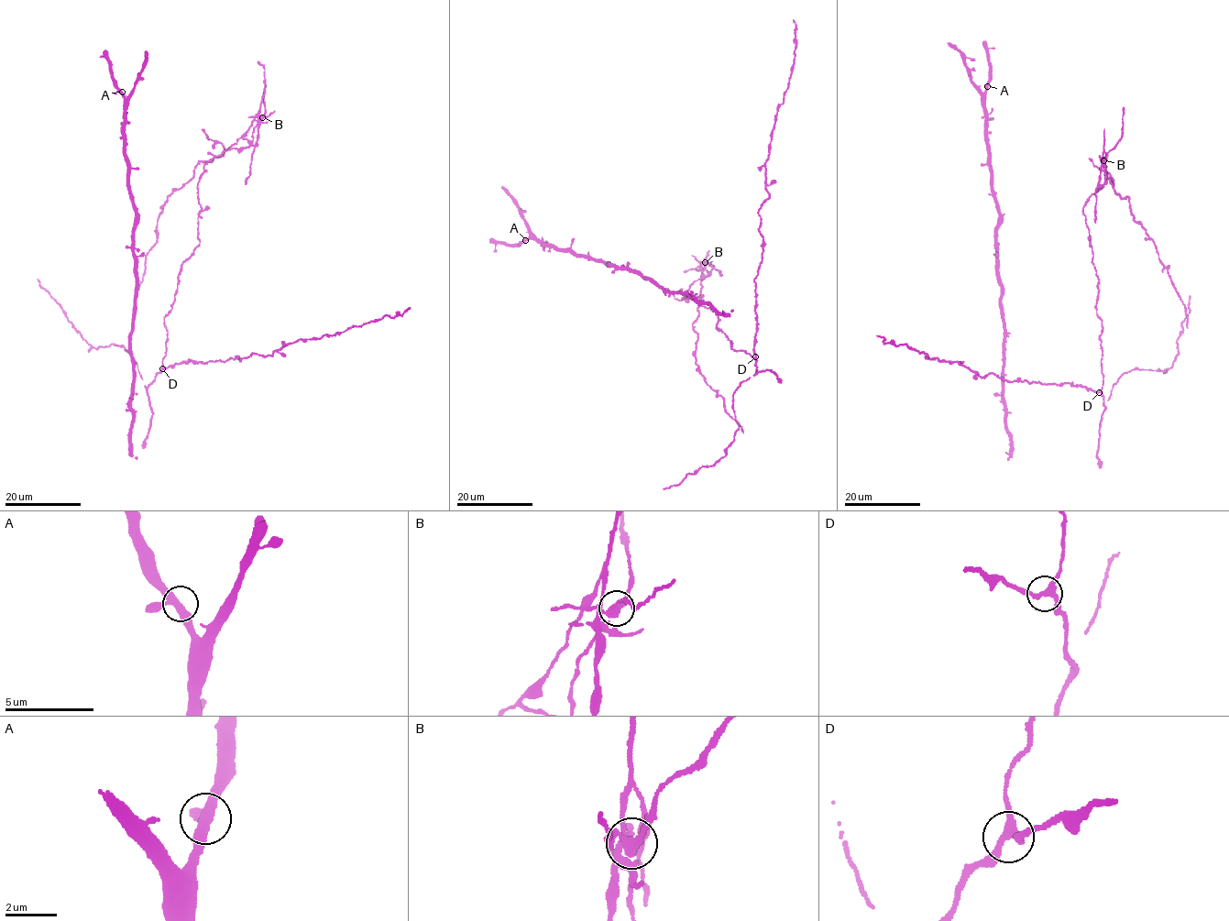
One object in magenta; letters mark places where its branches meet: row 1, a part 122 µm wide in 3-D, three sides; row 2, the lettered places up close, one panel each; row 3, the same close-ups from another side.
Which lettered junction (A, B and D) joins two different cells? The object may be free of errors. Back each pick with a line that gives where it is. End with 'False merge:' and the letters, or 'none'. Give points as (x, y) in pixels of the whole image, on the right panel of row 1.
B: place (1103, 160)
False merge: B

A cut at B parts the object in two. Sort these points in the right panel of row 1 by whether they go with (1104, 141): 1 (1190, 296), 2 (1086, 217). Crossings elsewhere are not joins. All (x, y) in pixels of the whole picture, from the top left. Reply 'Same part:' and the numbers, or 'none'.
Same part: none

